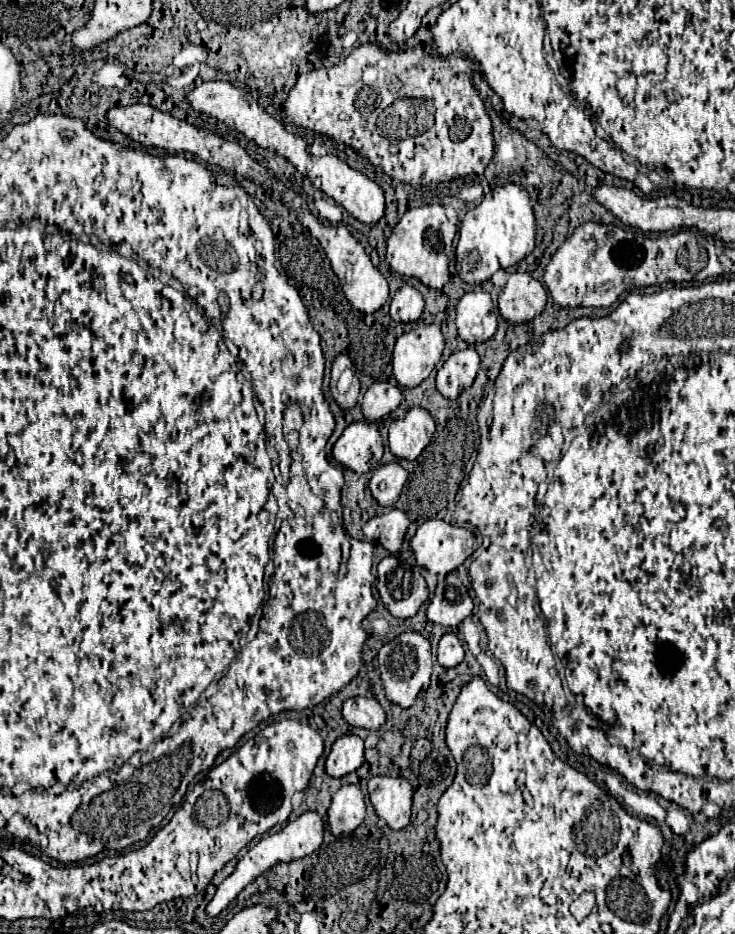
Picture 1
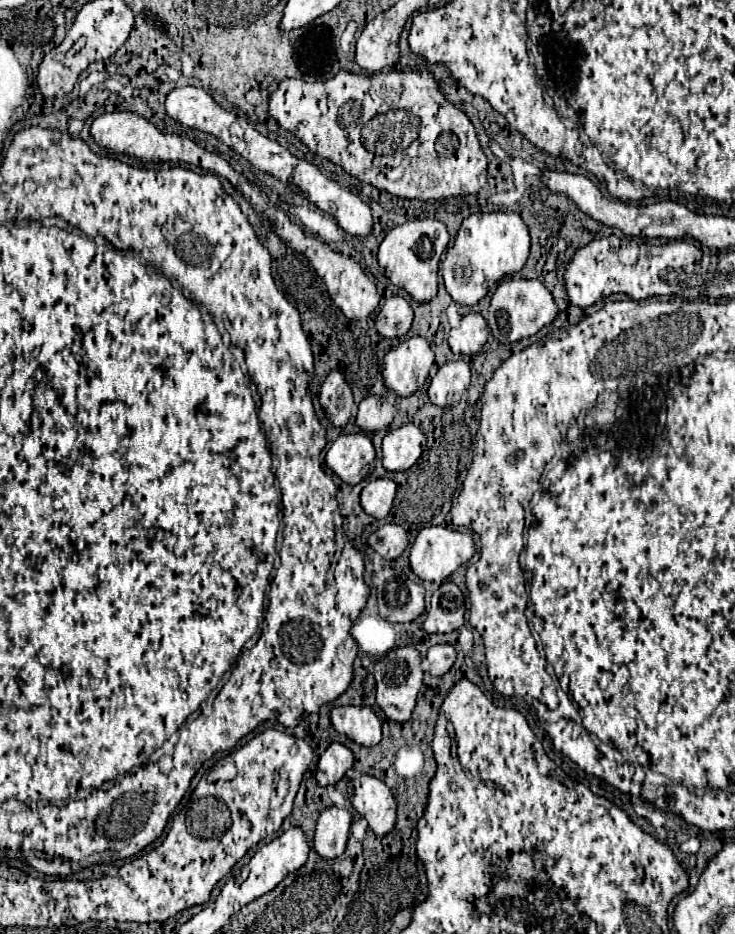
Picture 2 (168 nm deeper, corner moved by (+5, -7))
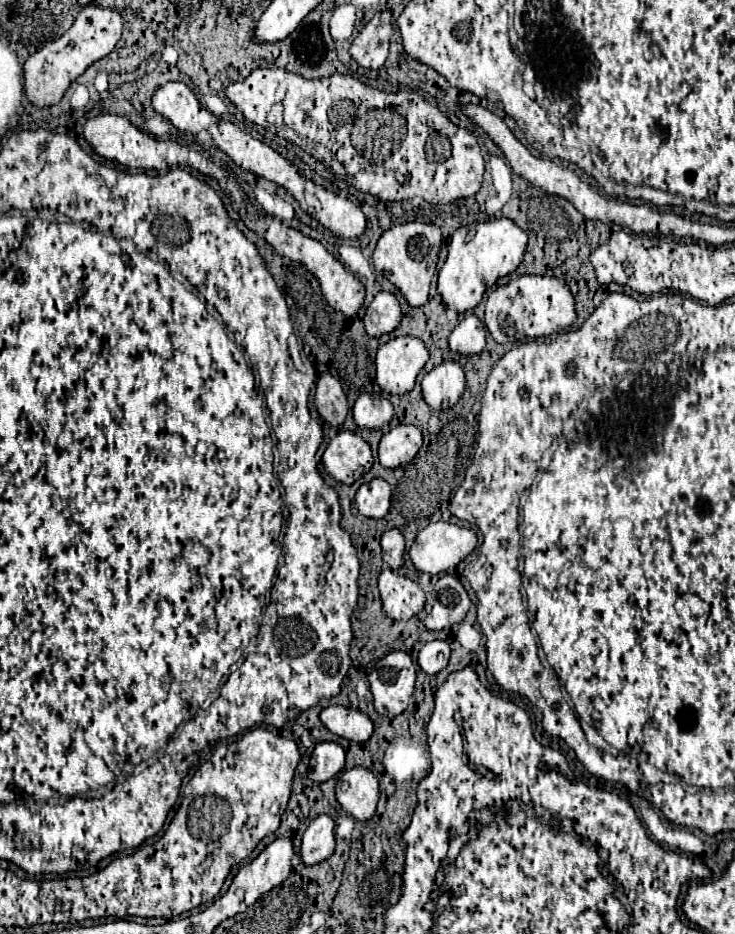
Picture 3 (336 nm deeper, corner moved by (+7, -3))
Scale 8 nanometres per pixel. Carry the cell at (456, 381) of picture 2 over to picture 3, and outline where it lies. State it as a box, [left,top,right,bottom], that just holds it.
[421,361,465,411]

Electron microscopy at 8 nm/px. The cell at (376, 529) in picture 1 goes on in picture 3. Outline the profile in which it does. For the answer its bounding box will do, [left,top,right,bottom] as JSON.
[381,529,405,569]

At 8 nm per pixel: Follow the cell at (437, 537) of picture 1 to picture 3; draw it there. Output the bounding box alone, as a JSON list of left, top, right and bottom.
[409,521,477,573]

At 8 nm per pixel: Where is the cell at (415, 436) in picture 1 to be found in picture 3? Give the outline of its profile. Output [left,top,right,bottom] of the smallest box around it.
[379,425,423,467]

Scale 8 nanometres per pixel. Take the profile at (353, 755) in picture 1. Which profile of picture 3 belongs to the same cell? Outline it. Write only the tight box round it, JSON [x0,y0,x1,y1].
[309,743,345,783]

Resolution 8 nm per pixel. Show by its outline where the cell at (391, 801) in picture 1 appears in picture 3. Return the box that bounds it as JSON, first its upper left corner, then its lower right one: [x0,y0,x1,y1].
[337,767,379,821]

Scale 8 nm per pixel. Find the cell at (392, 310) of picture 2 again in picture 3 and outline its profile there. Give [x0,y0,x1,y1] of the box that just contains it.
[365,291,401,337]

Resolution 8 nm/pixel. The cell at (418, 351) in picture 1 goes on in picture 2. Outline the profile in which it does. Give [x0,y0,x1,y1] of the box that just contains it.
[383,337,433,397]

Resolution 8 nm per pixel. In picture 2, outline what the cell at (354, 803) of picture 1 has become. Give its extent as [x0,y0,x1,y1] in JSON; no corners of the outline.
[313,807,351,859]

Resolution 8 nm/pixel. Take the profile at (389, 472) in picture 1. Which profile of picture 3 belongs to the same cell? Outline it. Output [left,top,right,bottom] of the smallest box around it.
[355,479,391,519]

